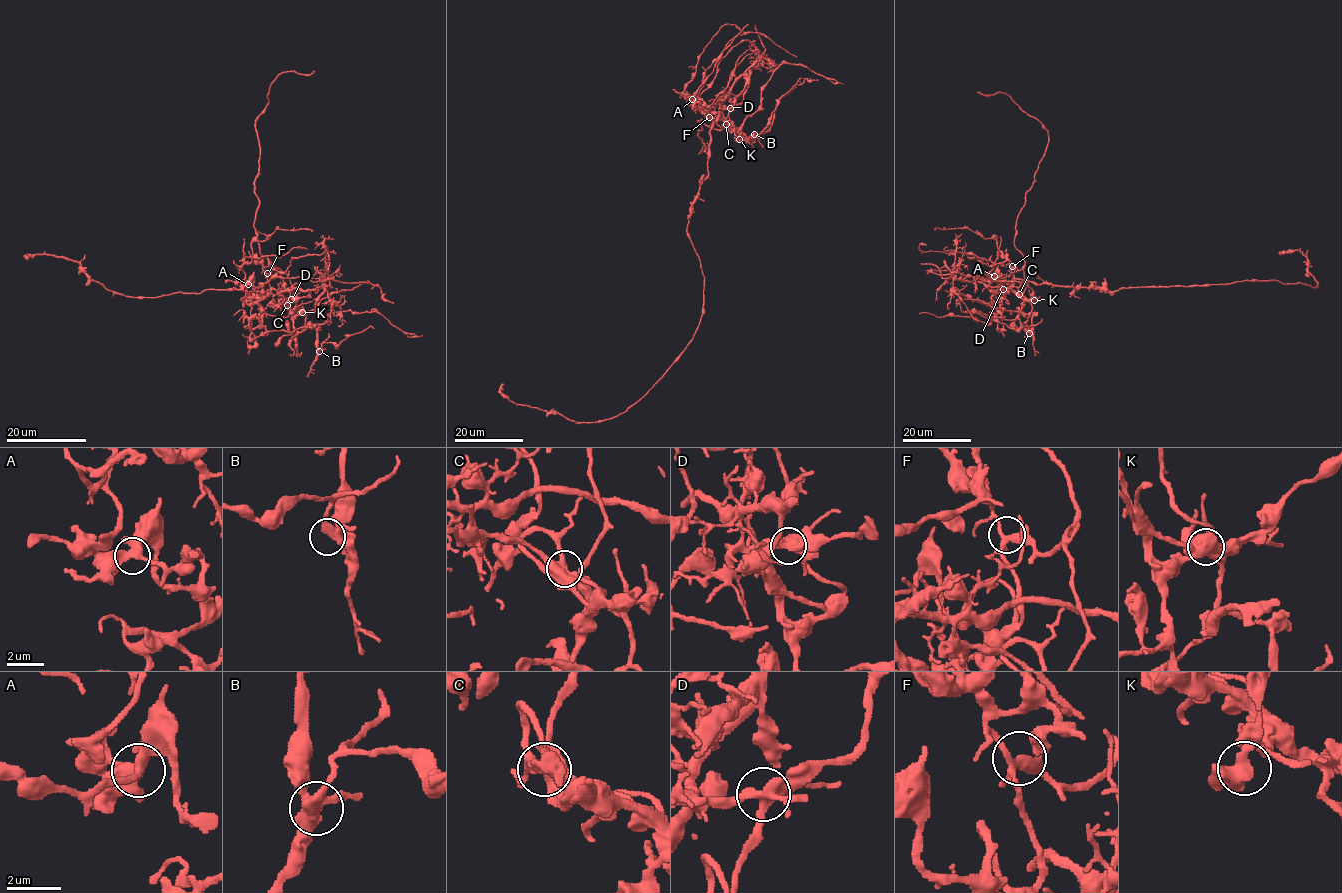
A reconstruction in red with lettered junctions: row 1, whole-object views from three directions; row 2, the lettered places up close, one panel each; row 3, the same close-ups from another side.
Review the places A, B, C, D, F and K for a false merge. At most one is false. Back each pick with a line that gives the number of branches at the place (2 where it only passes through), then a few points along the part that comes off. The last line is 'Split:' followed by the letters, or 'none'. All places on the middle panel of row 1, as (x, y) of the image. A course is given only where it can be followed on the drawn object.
D: 4 | (730, 108), (714, 118), (687, 227), (703, 314), (679, 358), (625, 411), (595, 422), (512, 402), (503, 384)
Split: D

